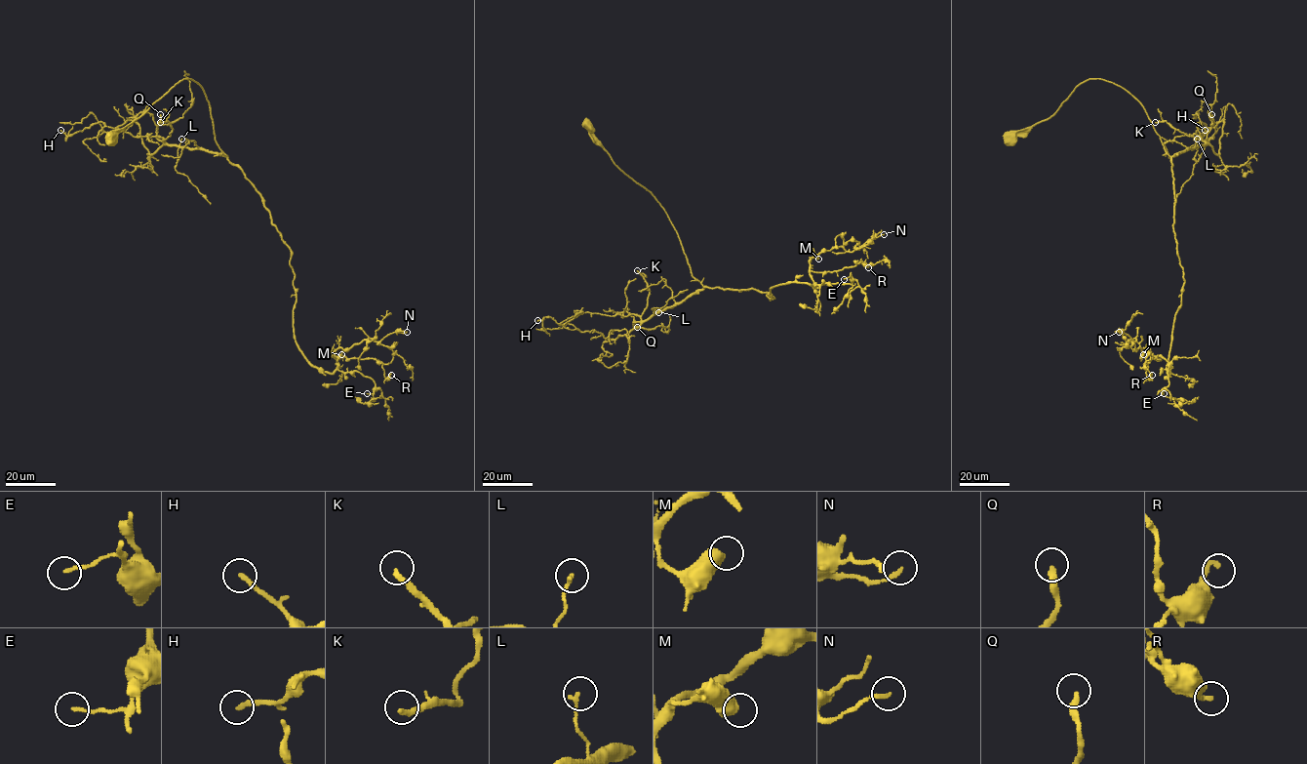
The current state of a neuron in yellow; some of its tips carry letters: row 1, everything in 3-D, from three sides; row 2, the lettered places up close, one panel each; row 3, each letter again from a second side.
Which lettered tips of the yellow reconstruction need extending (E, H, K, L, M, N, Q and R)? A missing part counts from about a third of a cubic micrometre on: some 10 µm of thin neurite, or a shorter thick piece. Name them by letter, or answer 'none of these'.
K, Q

